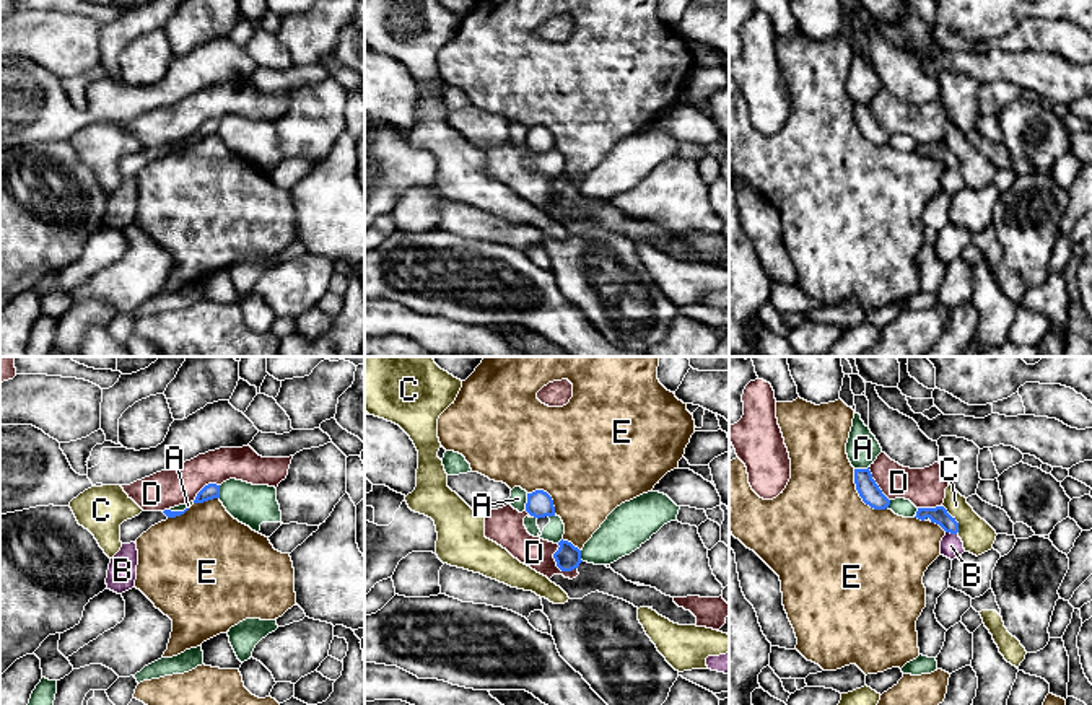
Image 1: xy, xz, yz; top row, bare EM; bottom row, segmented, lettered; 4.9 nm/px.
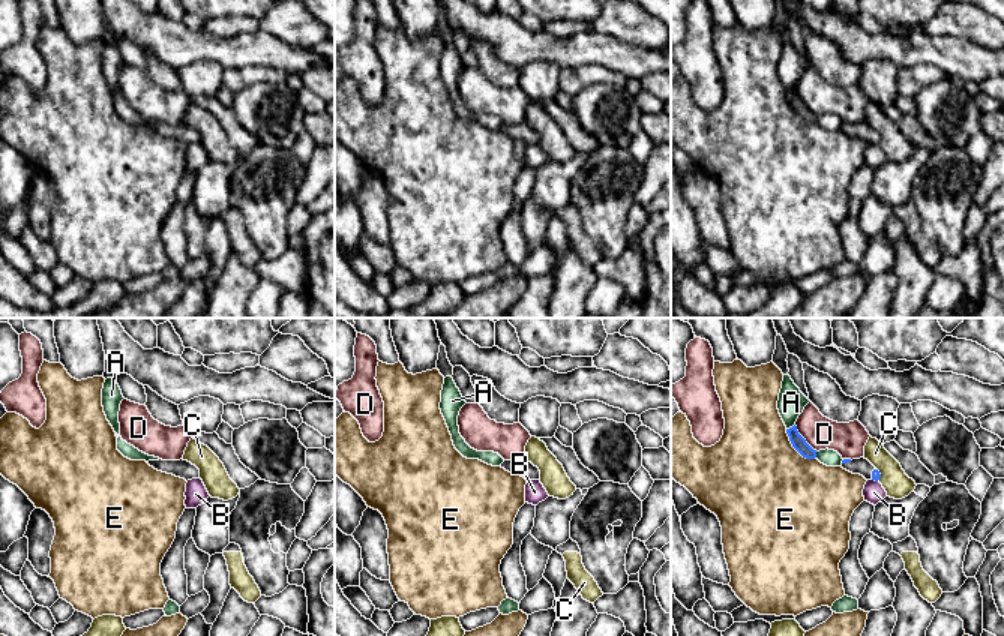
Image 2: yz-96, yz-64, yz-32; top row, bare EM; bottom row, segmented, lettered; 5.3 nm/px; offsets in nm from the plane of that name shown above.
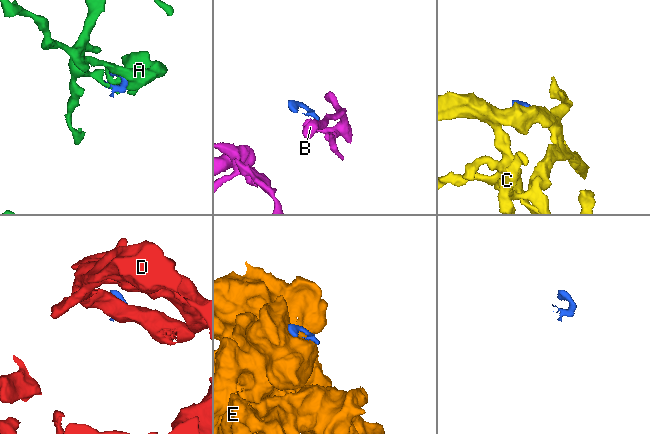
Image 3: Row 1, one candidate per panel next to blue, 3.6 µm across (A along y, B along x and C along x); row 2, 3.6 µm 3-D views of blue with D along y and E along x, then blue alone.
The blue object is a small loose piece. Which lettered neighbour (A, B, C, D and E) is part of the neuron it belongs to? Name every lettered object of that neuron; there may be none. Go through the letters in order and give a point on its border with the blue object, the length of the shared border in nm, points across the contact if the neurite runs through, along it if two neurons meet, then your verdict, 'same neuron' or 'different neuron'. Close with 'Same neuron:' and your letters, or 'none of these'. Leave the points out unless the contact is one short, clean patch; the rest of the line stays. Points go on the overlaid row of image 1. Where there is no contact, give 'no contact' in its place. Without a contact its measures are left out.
A: meets blue in xz at (528, 502); contact 80 nm long; different neuron
B: meets blue in yz at (951, 533); contact 60 nm long; border along yz (946, 531), (956, 534); different neuron
C: meets blue in yz at (954, 520); contact 160 nm long; border along yz (943, 505), (957, 523), (957, 533); different neuron
D: meets blue in xz at (557, 565); contact 160 nm long; different neuron
E: meets blue in yz at (860, 495); contact 260 nm long; different neuron
Same neuron: none of these

